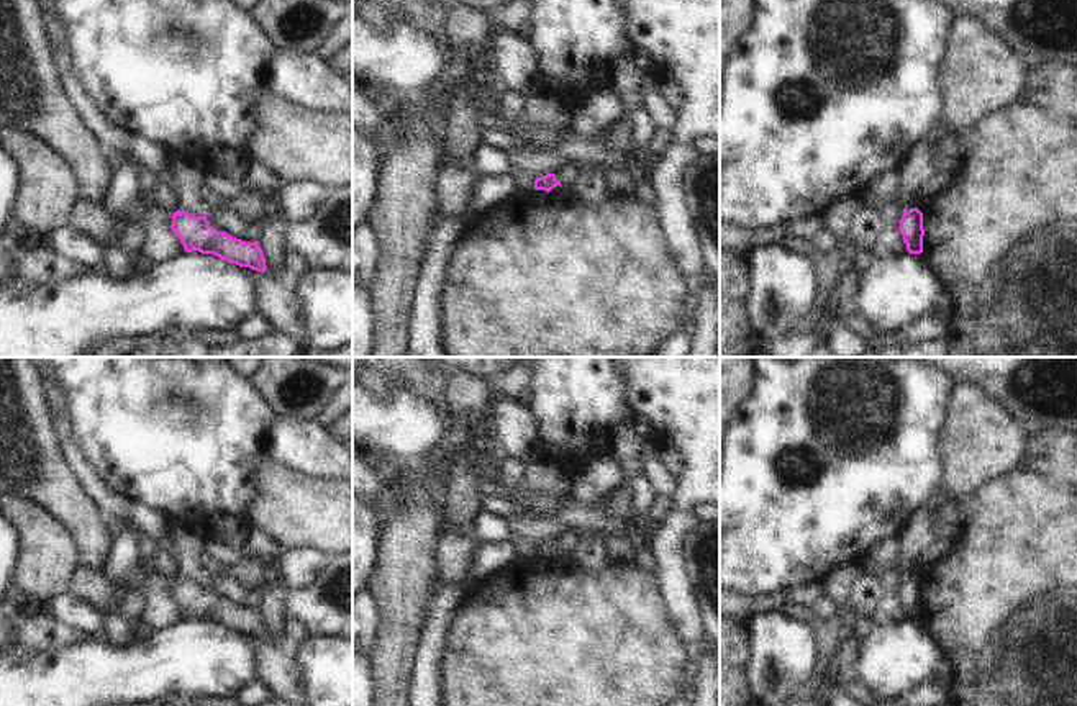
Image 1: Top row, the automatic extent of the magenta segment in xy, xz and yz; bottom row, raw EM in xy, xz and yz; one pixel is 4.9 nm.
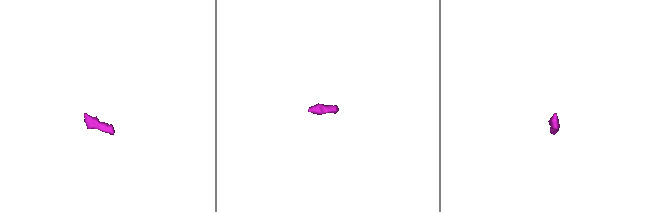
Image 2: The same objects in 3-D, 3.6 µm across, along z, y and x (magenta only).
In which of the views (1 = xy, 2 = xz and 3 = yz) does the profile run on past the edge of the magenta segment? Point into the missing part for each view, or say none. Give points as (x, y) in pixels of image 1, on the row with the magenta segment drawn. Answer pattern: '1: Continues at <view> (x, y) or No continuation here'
1: No continuation here
2: No continuation here
3: No continuation here.

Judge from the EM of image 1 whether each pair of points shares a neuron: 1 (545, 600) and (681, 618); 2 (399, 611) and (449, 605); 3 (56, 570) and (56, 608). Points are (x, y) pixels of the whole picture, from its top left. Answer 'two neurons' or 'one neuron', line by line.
1: two neurons
2: two neurons
3: two neurons

